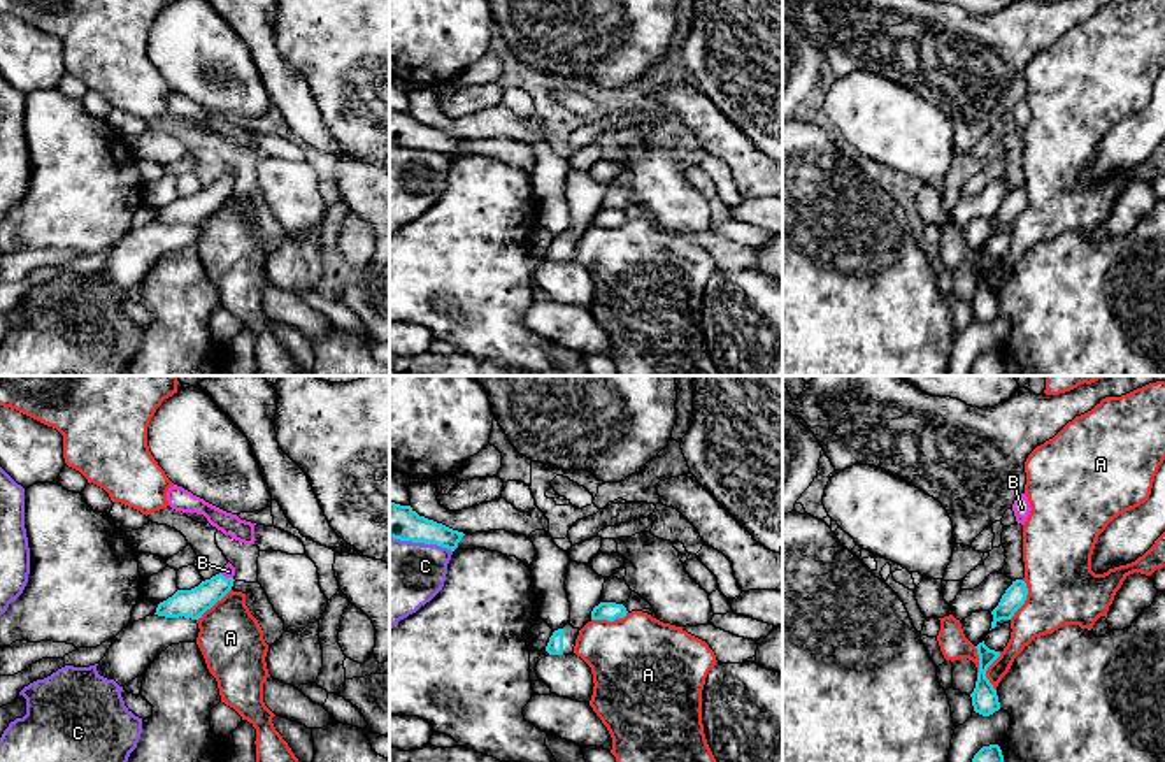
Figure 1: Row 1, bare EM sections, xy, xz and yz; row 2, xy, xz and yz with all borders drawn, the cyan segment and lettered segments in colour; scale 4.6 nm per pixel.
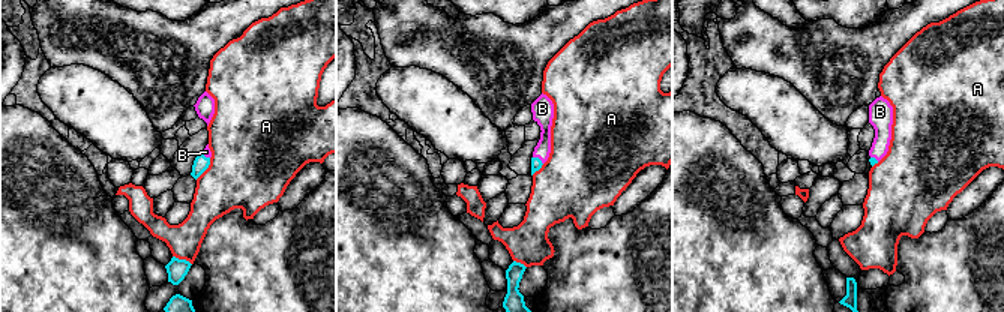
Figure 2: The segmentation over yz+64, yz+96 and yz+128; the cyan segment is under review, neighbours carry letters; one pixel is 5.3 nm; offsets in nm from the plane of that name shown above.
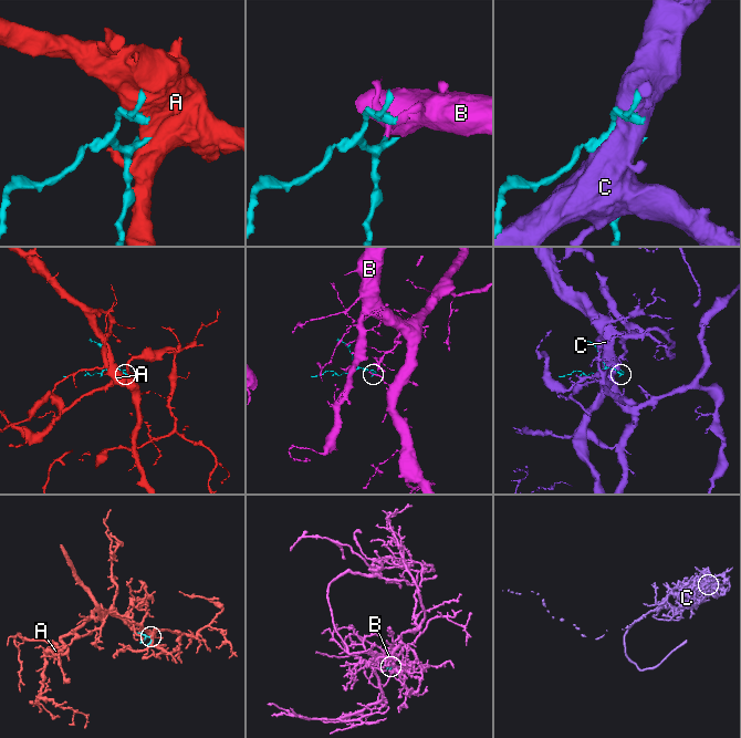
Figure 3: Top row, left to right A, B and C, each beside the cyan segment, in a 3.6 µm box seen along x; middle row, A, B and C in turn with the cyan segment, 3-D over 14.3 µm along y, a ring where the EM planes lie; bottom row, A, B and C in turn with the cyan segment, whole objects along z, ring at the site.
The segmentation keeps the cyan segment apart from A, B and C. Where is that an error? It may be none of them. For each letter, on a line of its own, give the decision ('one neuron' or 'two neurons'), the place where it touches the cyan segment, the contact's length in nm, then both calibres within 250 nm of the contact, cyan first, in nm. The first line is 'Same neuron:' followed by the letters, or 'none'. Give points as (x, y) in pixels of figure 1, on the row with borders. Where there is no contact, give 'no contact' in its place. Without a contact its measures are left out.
Same neuron: B
A: two neurons; contact yz (1025, 599); length 200 nm; calibres 100 and 320 nm
B: one neuron; contact xy (227, 578); length 70 nm; calibres 130 and 60 nm
C: two neurons; contact xz (421, 541); length 300 nm; calibres 160 and 360 nm

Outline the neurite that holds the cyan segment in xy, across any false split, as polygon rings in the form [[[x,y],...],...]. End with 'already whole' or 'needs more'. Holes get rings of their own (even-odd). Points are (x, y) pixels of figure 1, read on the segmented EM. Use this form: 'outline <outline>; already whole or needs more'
outline [[[228,562],[225,569],[211,579],[202,581],[191,590],[177,590],[172,597],[160,602],[154,615],[198,620],[232,590],[235,581],[233,576],[235,567]]]; needs more

